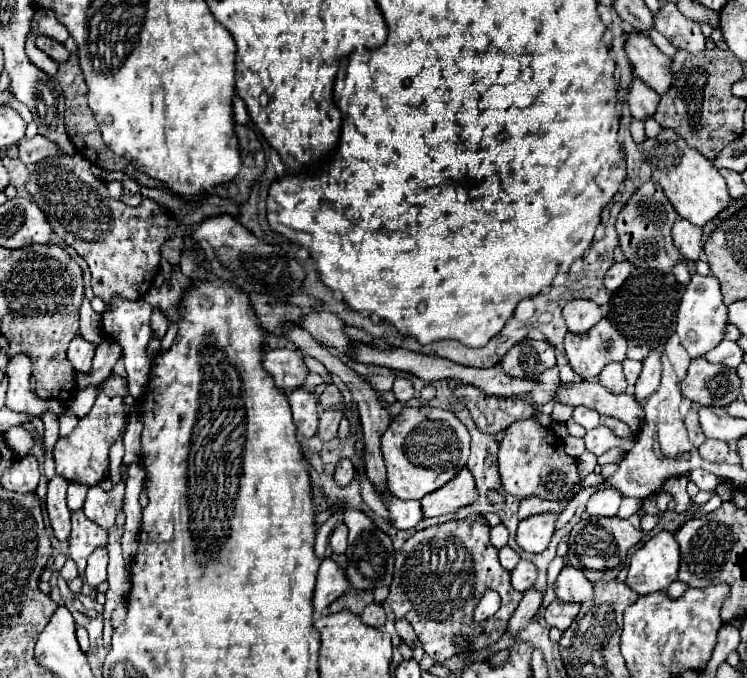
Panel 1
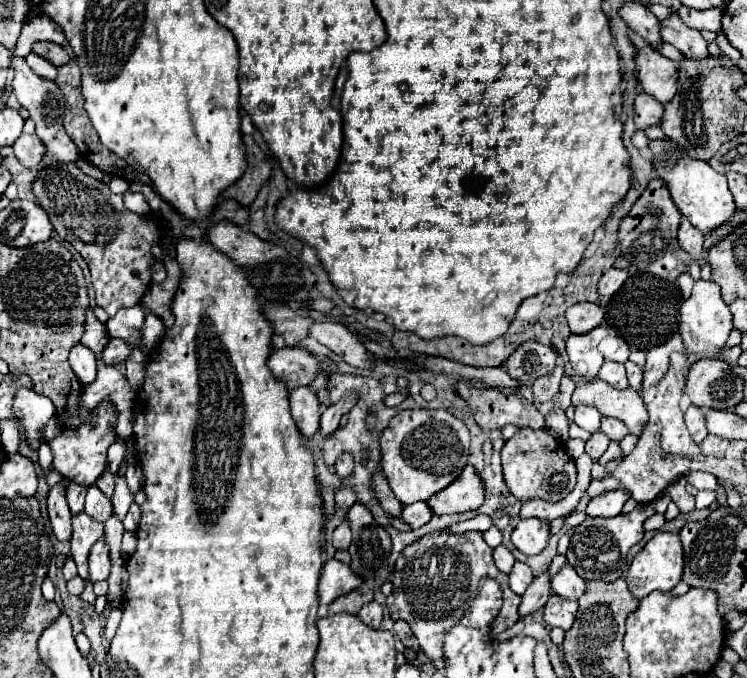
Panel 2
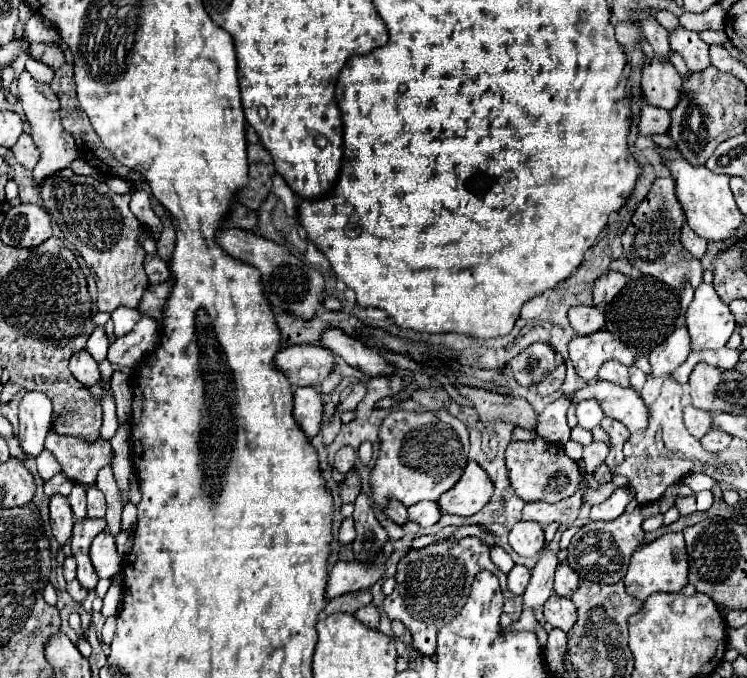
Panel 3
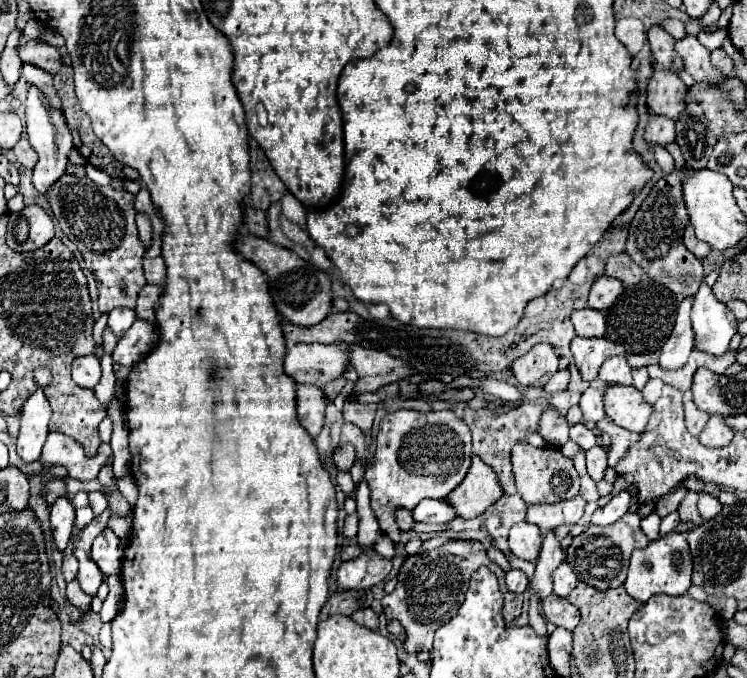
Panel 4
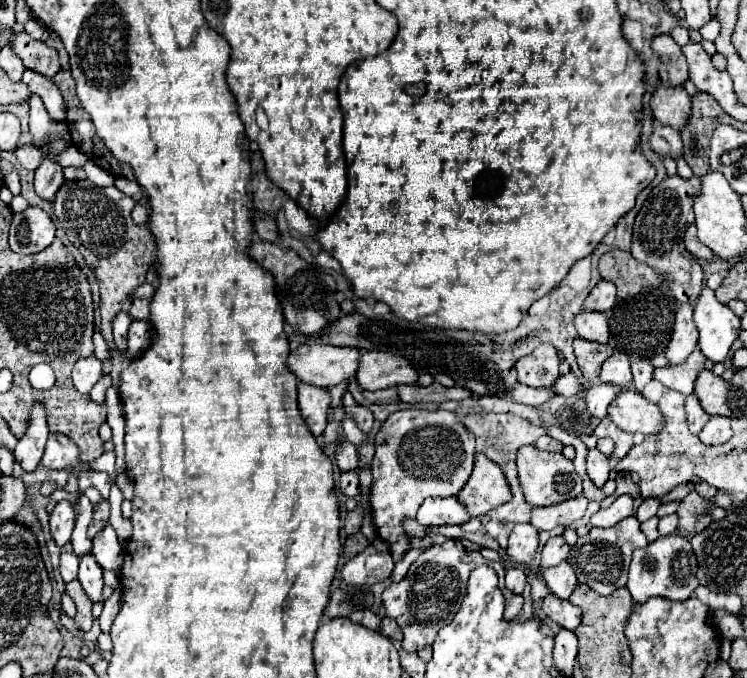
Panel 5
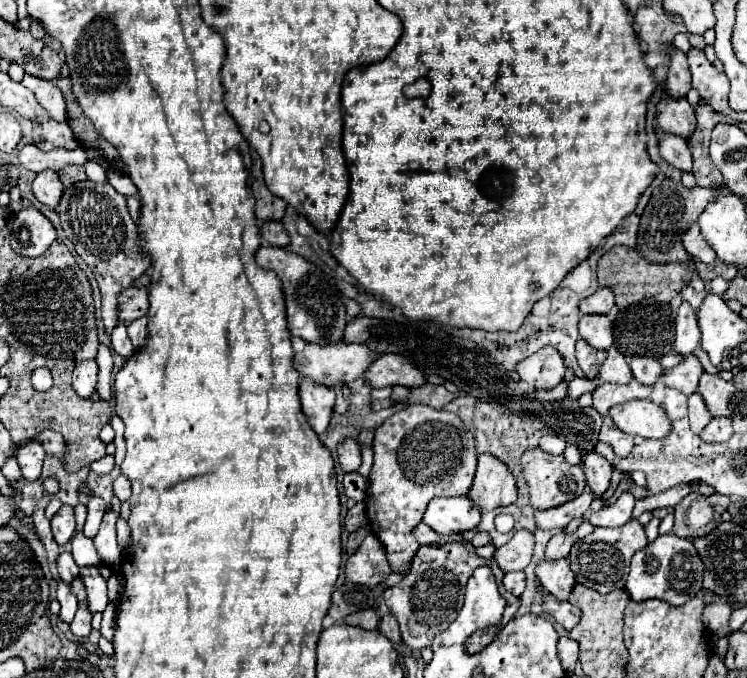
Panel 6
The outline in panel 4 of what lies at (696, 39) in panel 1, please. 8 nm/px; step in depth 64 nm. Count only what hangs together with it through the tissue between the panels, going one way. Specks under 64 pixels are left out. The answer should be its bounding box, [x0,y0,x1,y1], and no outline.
[676,36,728,86]

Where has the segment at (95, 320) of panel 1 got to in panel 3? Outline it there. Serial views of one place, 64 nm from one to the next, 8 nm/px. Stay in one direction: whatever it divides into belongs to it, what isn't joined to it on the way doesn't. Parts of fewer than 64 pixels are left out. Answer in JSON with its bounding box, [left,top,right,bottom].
[86,328,108,362]

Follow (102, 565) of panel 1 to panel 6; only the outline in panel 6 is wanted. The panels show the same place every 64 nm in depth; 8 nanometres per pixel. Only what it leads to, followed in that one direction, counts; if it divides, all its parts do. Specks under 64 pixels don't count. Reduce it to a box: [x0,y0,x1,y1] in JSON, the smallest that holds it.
[94,506,120,566]

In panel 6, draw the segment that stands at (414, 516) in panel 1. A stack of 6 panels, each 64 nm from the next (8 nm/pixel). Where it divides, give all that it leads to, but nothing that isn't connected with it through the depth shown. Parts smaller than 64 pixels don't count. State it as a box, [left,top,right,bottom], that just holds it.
[424,496,482,536]

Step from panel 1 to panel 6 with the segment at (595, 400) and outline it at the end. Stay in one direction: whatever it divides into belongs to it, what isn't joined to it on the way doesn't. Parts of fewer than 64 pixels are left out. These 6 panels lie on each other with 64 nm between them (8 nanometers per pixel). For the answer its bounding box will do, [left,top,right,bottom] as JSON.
[610,400,672,438]

